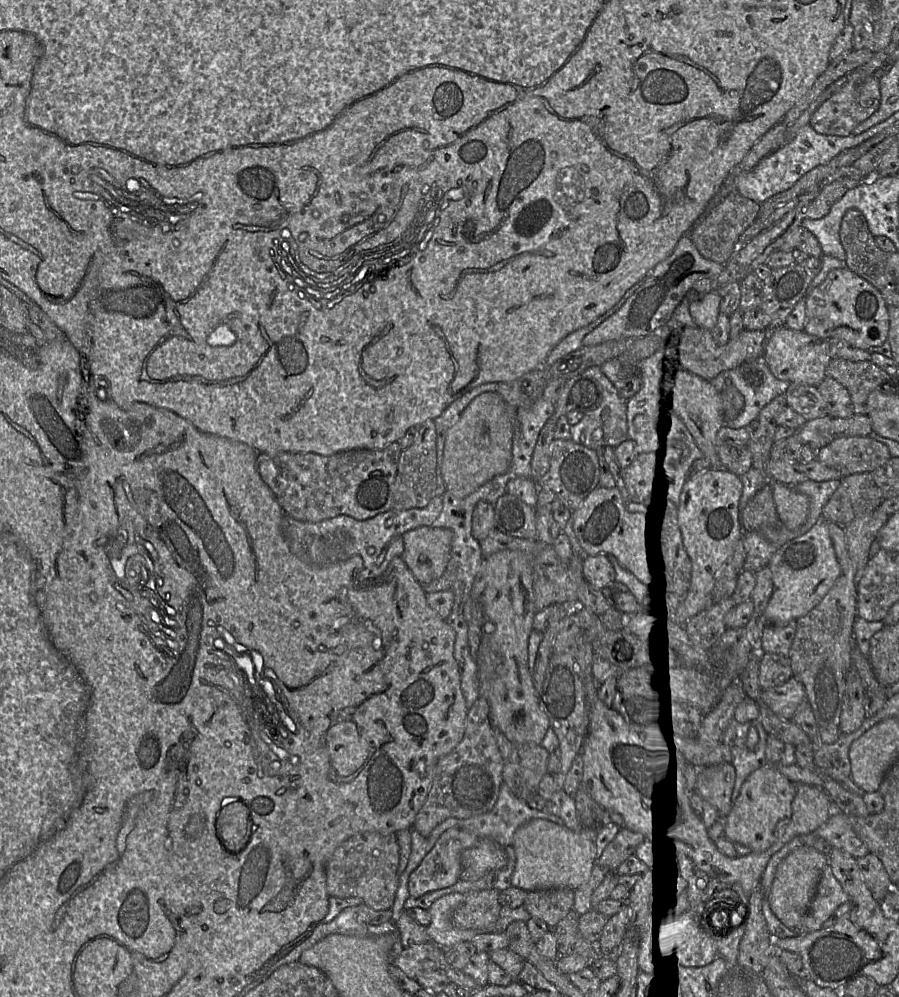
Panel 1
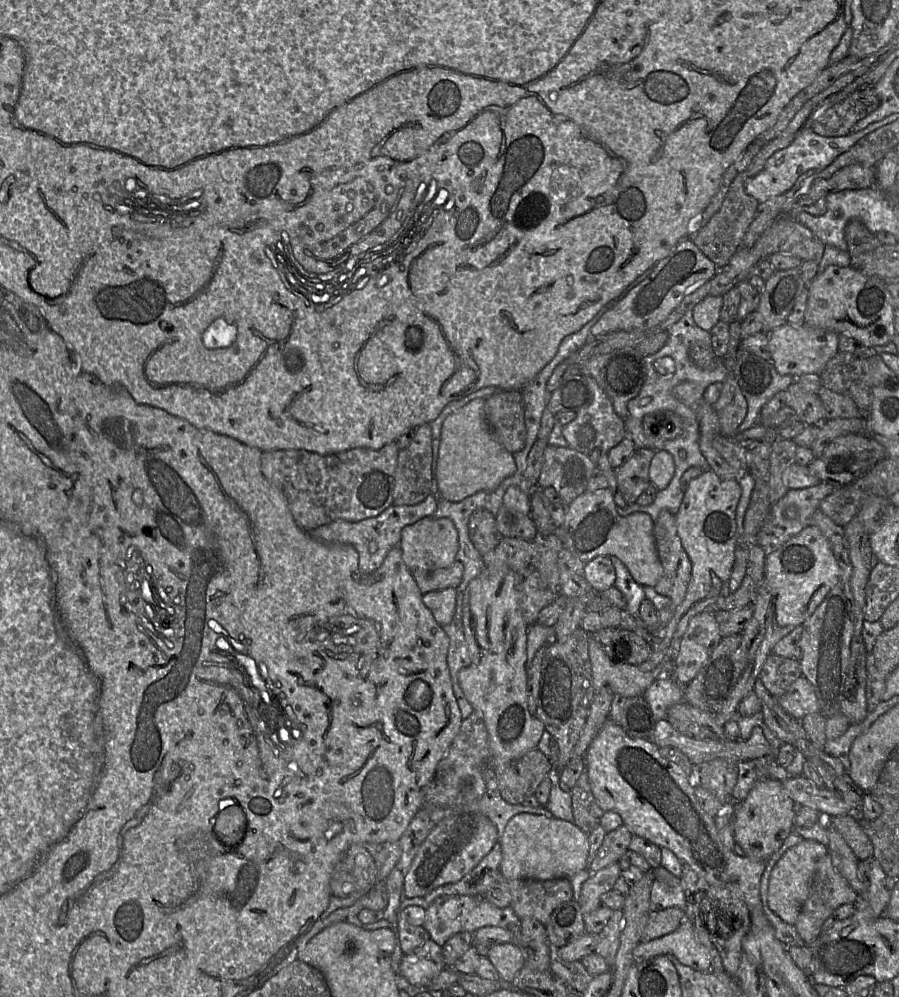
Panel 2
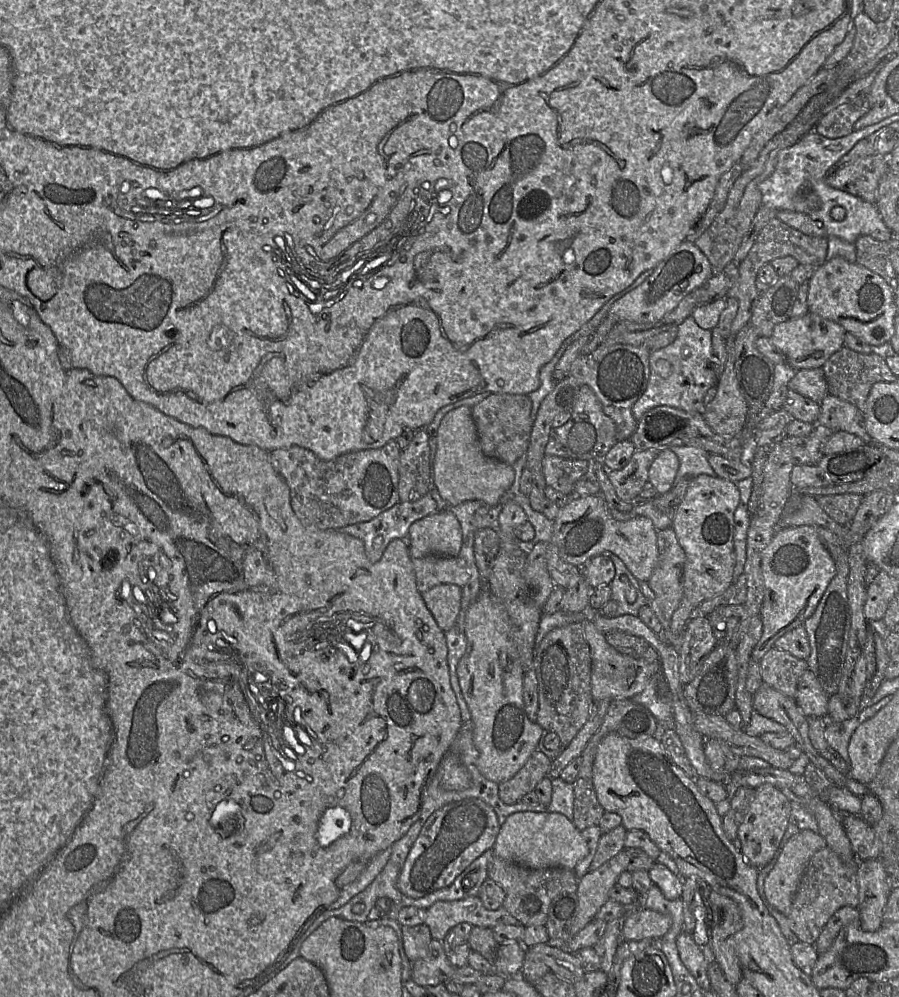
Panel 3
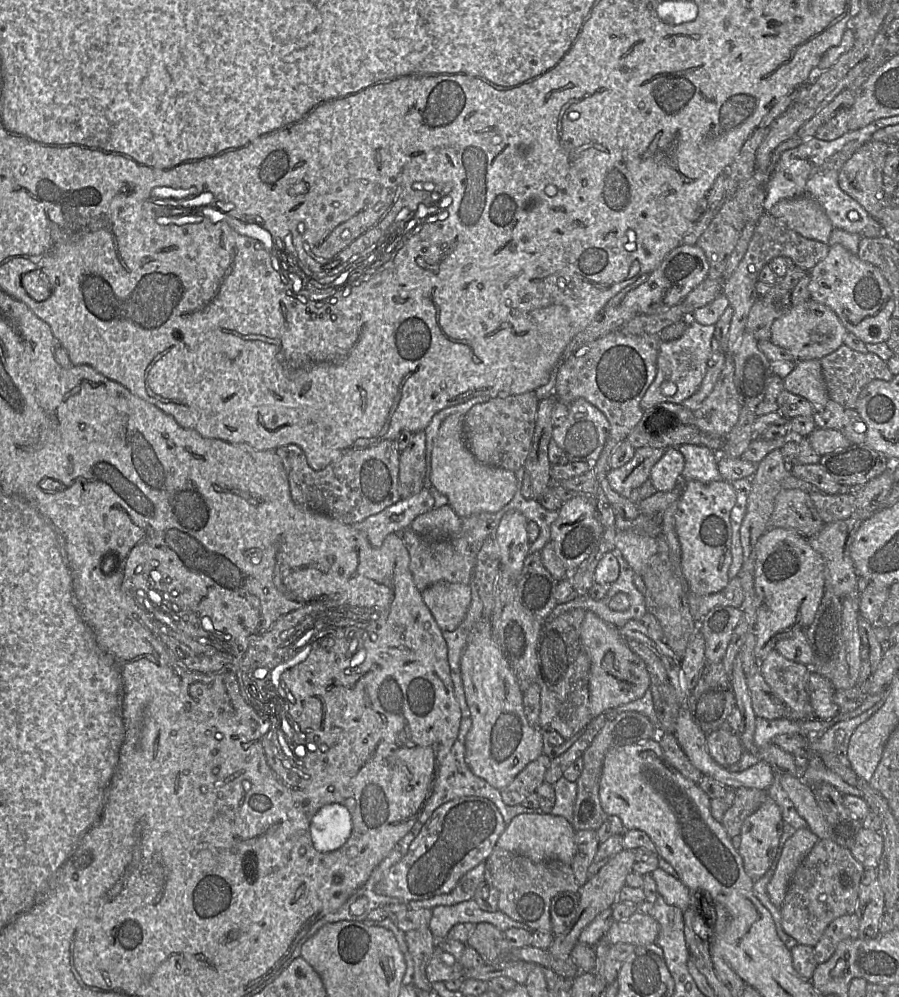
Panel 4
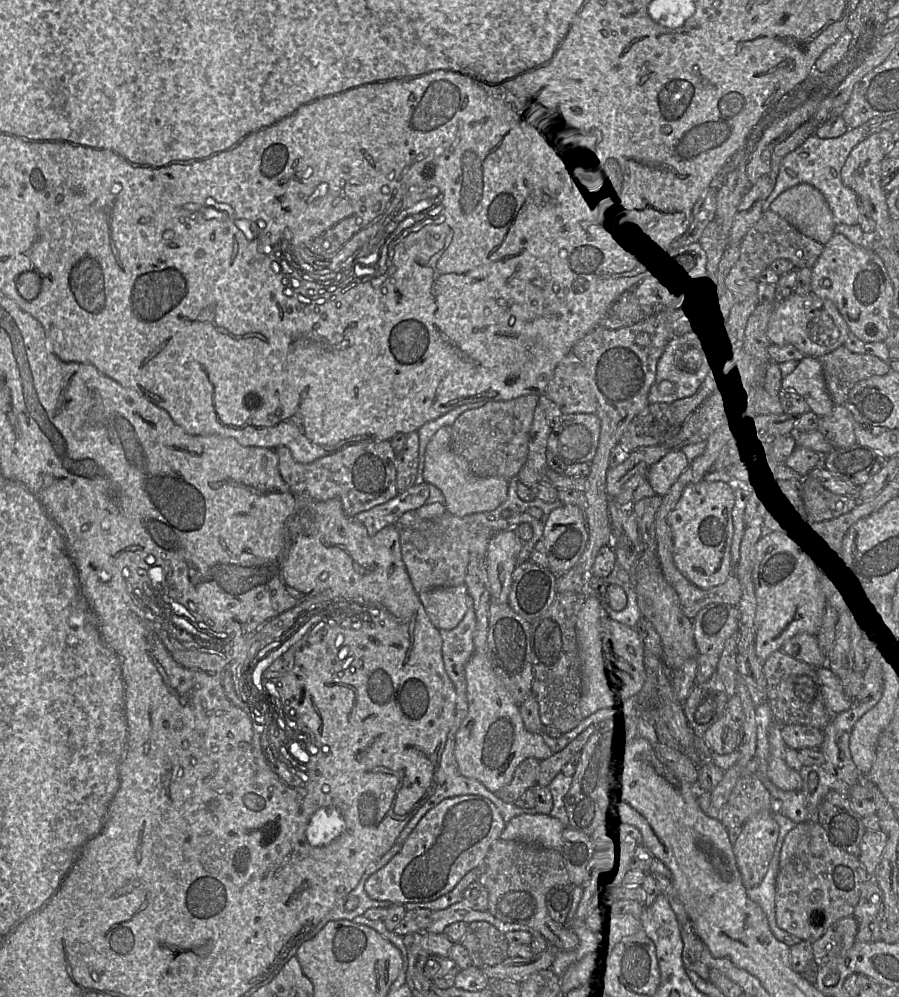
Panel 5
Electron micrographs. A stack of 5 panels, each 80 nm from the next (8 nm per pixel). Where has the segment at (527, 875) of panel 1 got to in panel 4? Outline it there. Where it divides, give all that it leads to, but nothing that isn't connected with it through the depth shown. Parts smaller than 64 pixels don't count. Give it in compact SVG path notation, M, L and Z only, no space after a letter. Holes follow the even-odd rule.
M524 813L515 816L501 833L497 846L532 861L559 860L570 865L576 852L575 829L563 816L550 813Z

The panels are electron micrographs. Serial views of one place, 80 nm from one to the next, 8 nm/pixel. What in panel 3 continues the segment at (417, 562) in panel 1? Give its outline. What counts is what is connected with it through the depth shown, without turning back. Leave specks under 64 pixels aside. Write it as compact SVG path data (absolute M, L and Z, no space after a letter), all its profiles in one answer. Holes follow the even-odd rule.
M448 509L436 511L412 523L405 539L411 558L422 558L428 555L456 557L462 546L462 531L458 519Z

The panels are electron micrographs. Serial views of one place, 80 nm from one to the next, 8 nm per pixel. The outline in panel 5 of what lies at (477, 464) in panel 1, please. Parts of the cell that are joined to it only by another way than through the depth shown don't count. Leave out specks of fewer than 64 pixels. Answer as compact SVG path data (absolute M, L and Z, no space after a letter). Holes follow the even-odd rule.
M451 426L439 428L429 441L423 463L423 481L441 490L447 512L458 517L495 510L506 501L509 487L509 481L503 477L479 477L472 473L467 461L452 449Z

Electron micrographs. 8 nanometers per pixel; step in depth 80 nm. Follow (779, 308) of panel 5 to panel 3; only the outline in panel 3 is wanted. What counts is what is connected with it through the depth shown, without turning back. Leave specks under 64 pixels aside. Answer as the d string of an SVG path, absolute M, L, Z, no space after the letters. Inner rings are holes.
M808 311L801 317L776 324L769 339L784 354L786 363L794 369L821 368L843 346L845 332L840 324Z

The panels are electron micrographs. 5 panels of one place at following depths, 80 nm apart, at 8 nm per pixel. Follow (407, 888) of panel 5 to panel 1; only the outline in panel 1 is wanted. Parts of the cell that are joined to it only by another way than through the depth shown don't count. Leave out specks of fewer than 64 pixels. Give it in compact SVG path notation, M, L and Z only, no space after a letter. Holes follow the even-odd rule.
M450 828L442 833L408 879L412 898L454 885L461 876L461 854L481 838L468 831Z

